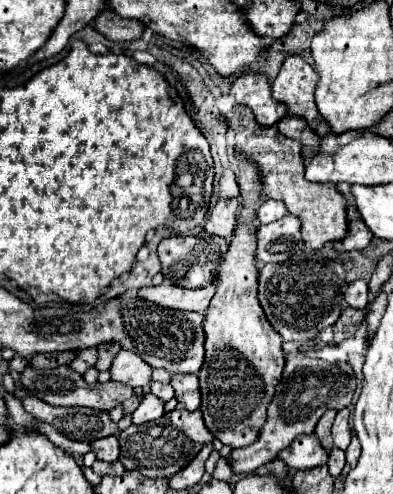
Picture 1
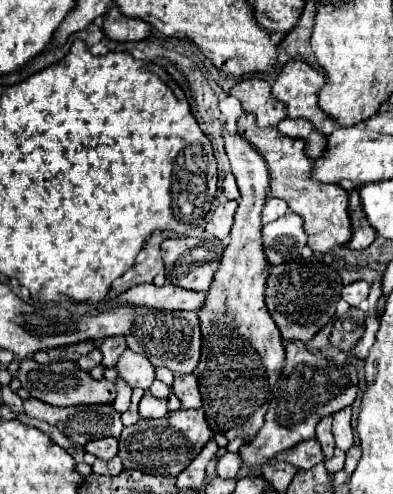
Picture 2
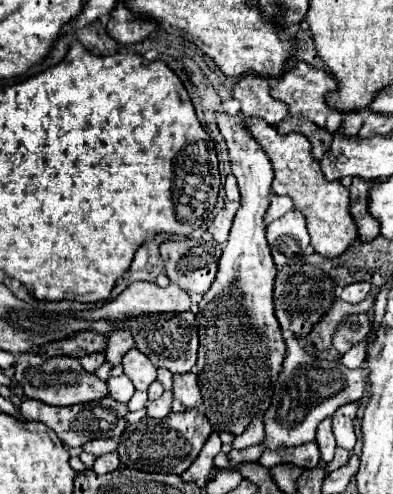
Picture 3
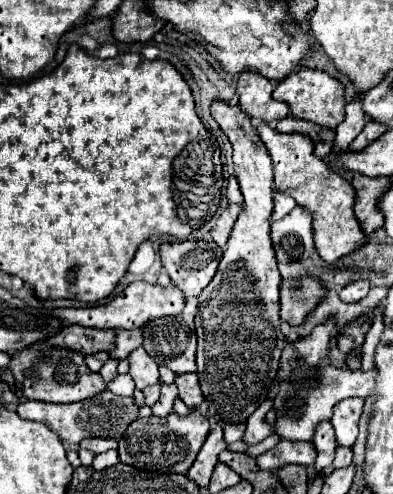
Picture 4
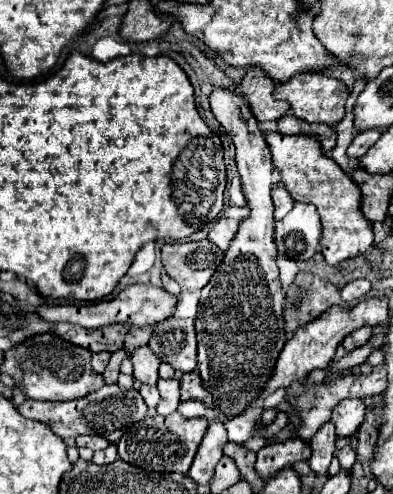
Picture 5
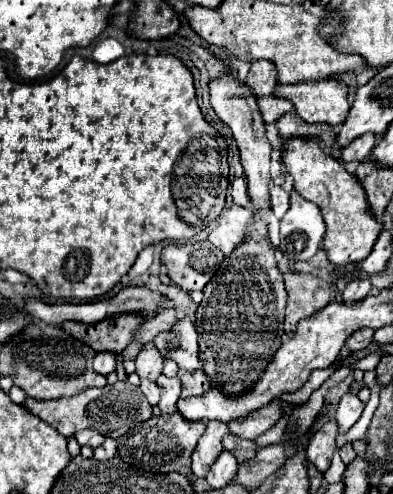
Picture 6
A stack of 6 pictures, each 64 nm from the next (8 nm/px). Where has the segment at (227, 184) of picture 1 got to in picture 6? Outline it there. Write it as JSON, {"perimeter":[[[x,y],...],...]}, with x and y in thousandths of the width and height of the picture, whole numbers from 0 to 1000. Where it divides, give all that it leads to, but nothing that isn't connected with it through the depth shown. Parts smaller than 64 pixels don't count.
{"perimeter":[[[595,360],[595,364],[590,364],[590,405],[595,405],[595,413],[606,413],[606,417],[636,417],[621,360]]]}

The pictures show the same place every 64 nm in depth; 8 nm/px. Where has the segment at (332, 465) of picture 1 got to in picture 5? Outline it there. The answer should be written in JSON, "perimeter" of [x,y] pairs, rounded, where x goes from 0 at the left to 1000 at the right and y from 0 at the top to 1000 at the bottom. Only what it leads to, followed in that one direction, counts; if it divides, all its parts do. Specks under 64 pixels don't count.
{"perimeter":[[[875,903],[875,907],[860,915],[860,931],[865,931],[865,943],[870,943],[875,951],[891,951],[891,947],[901,943],[901,935],[906,935],[906,915],[901,915],[901,907],[896,907],[896,903]]]}

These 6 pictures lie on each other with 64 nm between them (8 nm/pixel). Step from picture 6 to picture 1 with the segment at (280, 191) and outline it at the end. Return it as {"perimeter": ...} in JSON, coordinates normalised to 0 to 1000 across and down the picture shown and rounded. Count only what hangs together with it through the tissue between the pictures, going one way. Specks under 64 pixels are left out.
{"perimeter":[[[672,405],[667,417],[651,425],[651,441],[656,441],[662,453],[702,449],[702,445],[712,445],[723,433],[728,433],[723,413],[712,413],[712,409],[702,409],[702,405]]]}

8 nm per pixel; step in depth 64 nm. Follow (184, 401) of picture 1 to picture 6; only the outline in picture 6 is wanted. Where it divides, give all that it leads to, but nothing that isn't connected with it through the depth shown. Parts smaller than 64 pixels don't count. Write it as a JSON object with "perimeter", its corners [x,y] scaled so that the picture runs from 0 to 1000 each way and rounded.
{"perimeter":[[[478,753],[463,761],[463,806],[514,802],[534,785],[529,769],[519,769],[519,753]]]}

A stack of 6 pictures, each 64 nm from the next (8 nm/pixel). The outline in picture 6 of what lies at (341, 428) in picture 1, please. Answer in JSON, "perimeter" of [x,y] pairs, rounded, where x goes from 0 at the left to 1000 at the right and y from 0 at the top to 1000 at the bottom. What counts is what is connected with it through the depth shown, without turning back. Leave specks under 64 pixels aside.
{"perimeter":[[[906,794],[875,798],[870,810],[865,810],[865,818],[860,818],[860,826],[855,826],[855,838],[850,838],[850,846],[860,854],[860,874],[865,879],[885,874],[911,854],[921,830],[926,830],[926,818],[916,814],[916,806],[911,806]]]}

